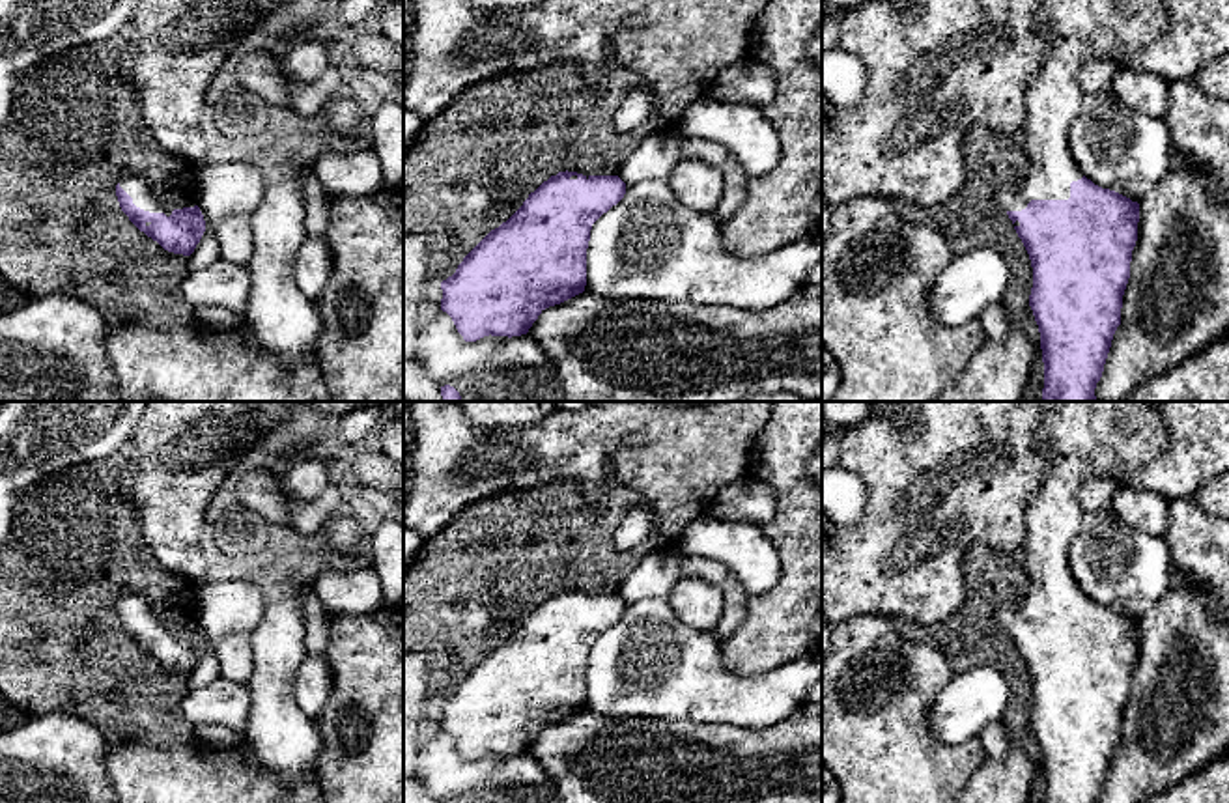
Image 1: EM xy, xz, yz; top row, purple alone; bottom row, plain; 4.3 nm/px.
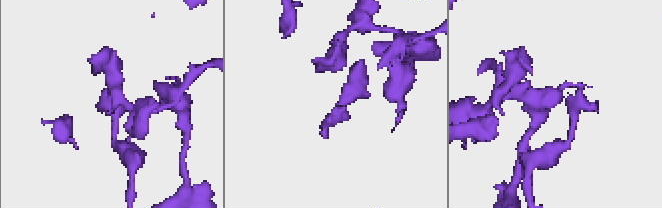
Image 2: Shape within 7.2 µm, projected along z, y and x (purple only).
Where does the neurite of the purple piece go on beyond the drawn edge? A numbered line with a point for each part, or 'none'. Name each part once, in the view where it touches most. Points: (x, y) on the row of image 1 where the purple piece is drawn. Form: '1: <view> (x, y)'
1: yz (1074, 30)

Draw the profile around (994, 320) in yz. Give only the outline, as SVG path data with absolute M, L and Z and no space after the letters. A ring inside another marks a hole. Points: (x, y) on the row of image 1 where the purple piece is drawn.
M1003 303L984 308L979 321L986 338L994 342L1003 342L1012 327Z

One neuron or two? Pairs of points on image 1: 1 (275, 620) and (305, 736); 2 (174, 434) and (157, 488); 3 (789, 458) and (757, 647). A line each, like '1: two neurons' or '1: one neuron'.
1: one neuron
2: one neuron
3: one neuron

